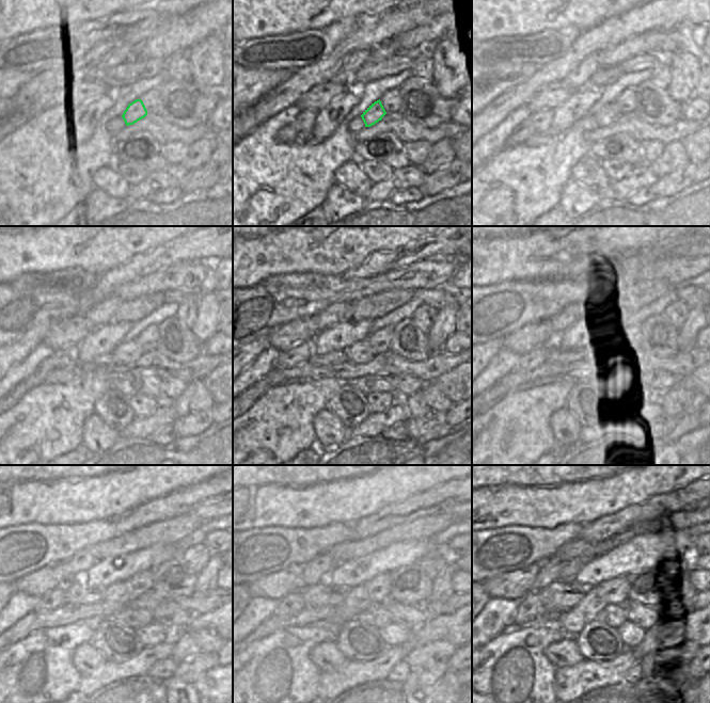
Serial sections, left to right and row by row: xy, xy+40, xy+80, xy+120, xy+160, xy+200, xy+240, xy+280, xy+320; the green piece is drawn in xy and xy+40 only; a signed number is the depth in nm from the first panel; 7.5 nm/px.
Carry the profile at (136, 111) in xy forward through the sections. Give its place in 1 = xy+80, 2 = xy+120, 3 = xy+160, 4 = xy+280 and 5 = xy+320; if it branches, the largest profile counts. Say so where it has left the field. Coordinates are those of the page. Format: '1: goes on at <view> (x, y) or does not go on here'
1: goes on at xy+80 (610, 113)
2: goes on at xy+120 (125, 353)
3: goes on at xy+160 (361, 352)
4: goes on at xy+280 (357, 600)
5: goes on at xy+320 (572, 621)

